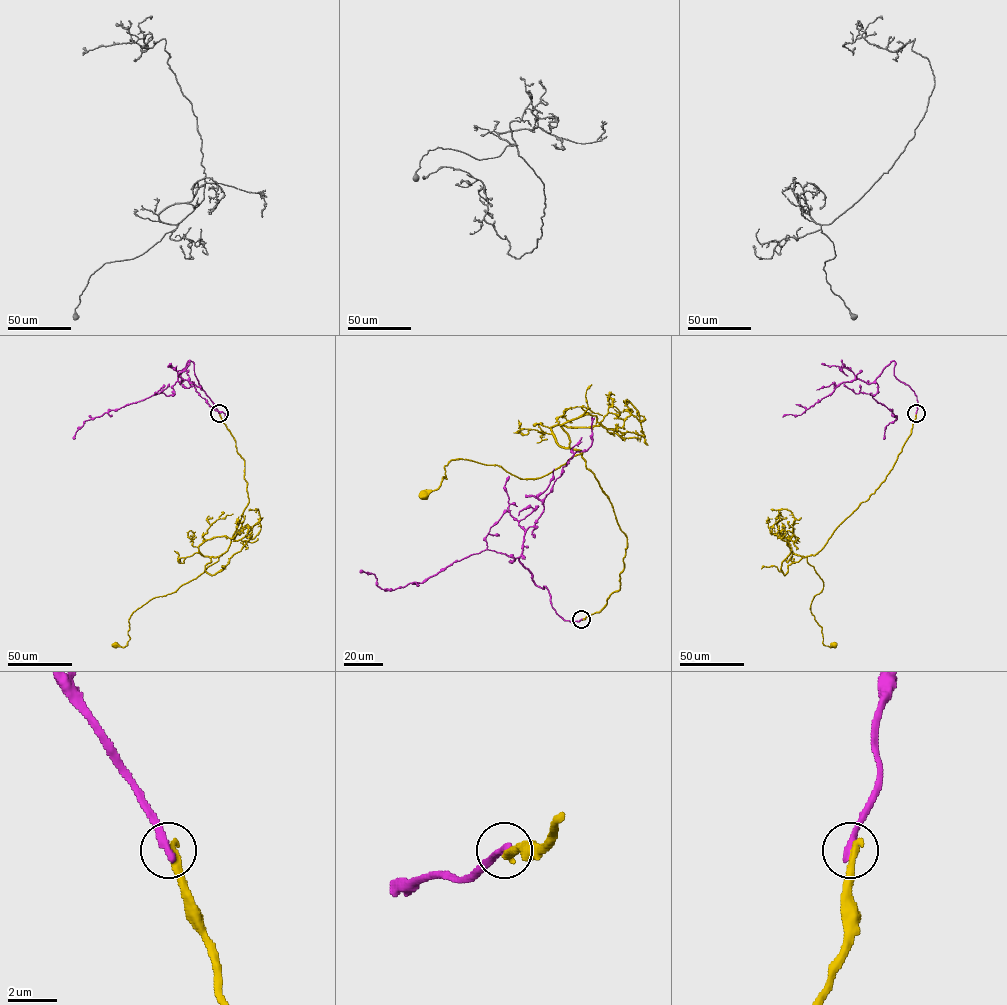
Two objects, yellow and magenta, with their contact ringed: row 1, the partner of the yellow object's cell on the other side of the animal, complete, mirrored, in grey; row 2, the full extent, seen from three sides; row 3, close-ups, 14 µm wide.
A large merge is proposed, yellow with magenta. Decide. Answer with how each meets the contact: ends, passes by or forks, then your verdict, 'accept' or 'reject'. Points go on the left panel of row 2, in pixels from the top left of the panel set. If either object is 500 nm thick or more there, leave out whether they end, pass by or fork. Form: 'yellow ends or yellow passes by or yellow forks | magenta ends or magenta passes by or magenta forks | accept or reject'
yellow ends | magenta ends | reject

